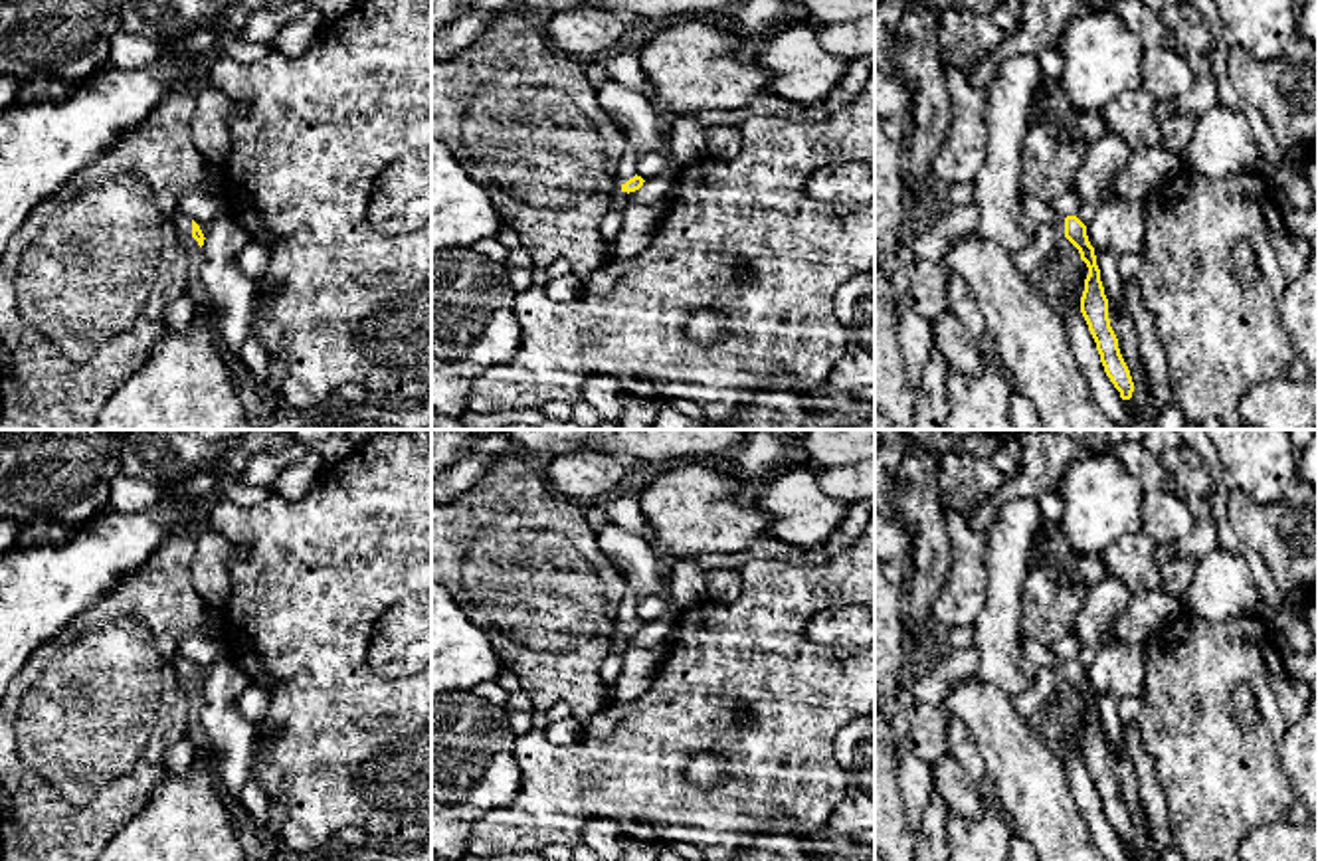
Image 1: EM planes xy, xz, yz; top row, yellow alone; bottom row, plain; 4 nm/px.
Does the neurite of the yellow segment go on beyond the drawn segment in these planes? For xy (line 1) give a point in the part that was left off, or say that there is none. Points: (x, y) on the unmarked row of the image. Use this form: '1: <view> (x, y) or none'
1: xy (183, 664)

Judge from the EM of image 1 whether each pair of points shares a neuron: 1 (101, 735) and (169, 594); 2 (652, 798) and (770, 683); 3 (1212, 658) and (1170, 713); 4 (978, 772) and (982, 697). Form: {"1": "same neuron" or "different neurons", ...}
{"1": "same neuron", "2": "same neuron", "3": "same neuron", "4": "different neurons"}

